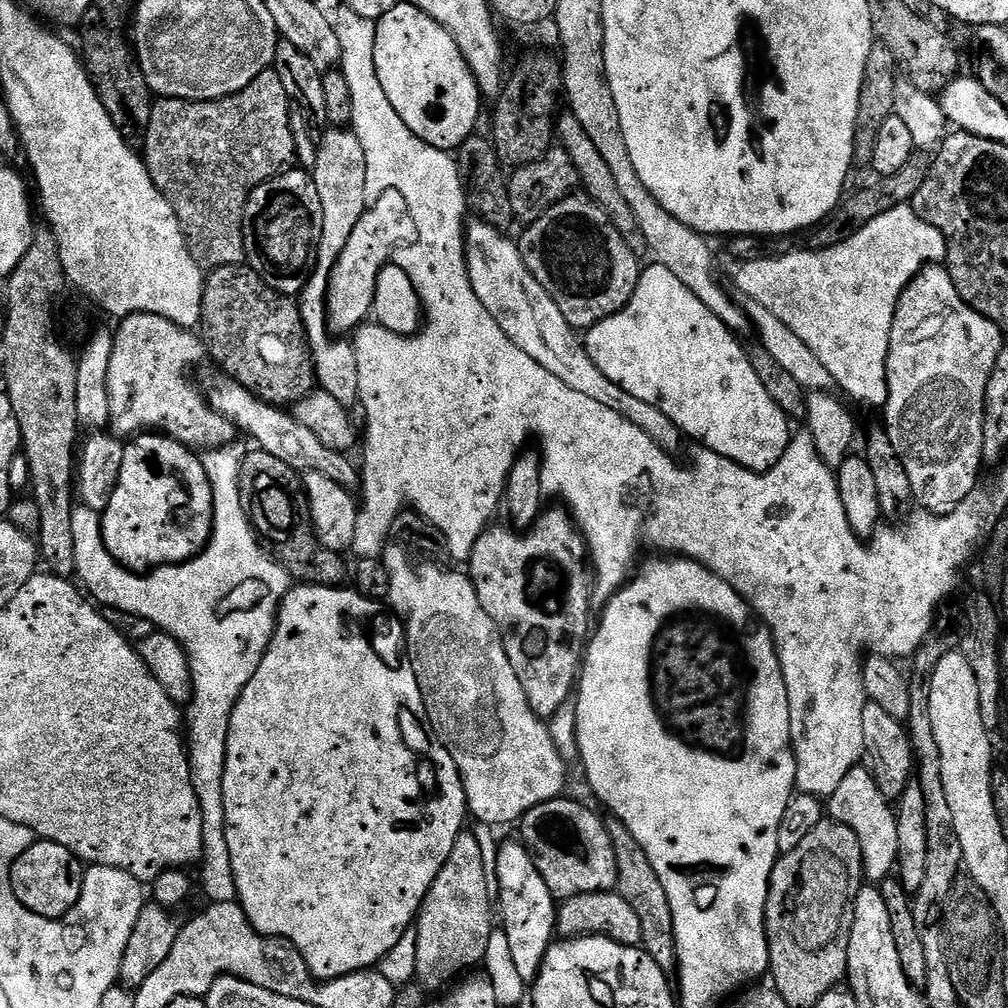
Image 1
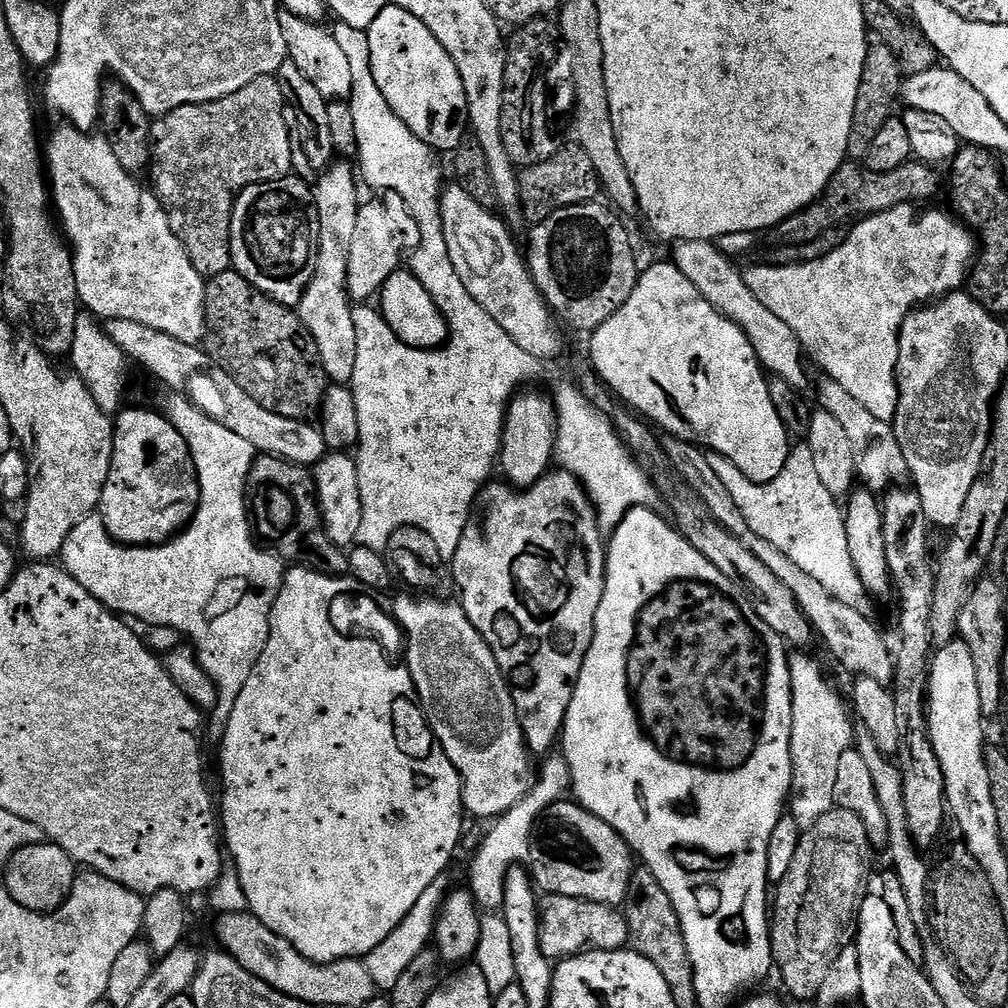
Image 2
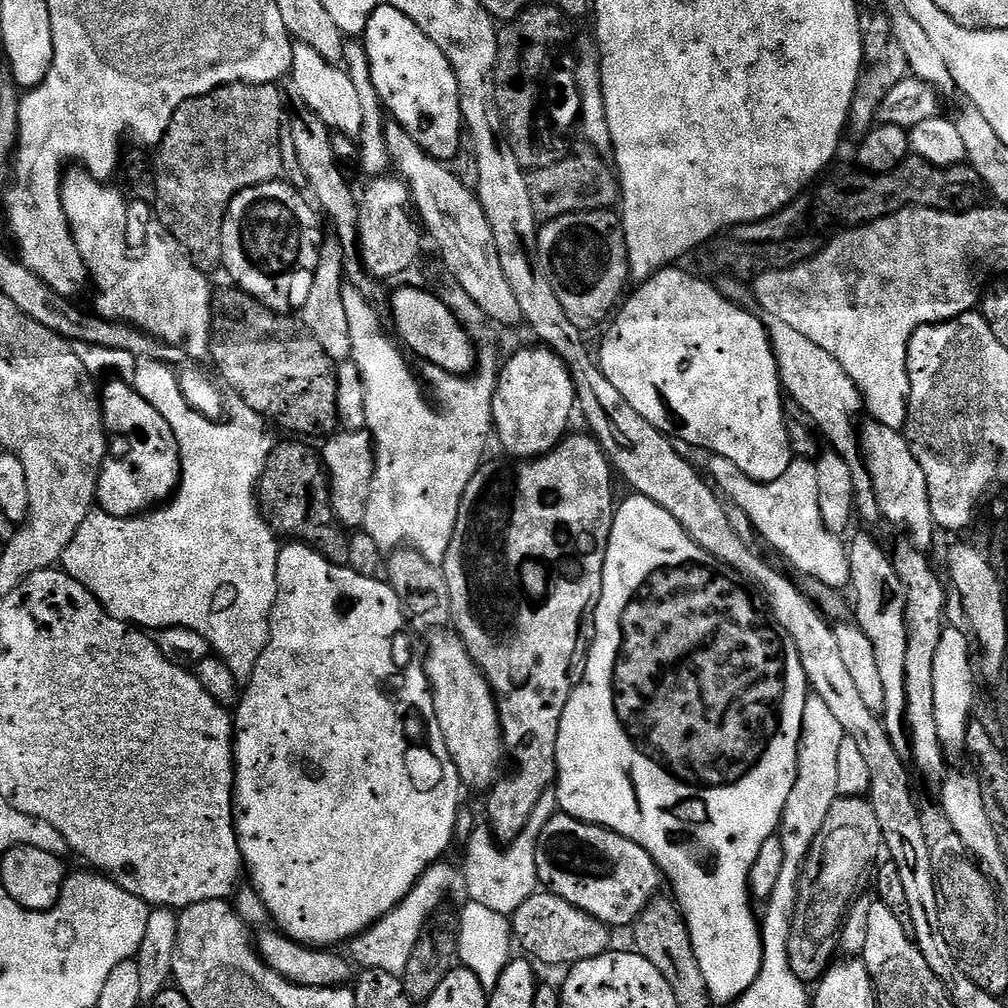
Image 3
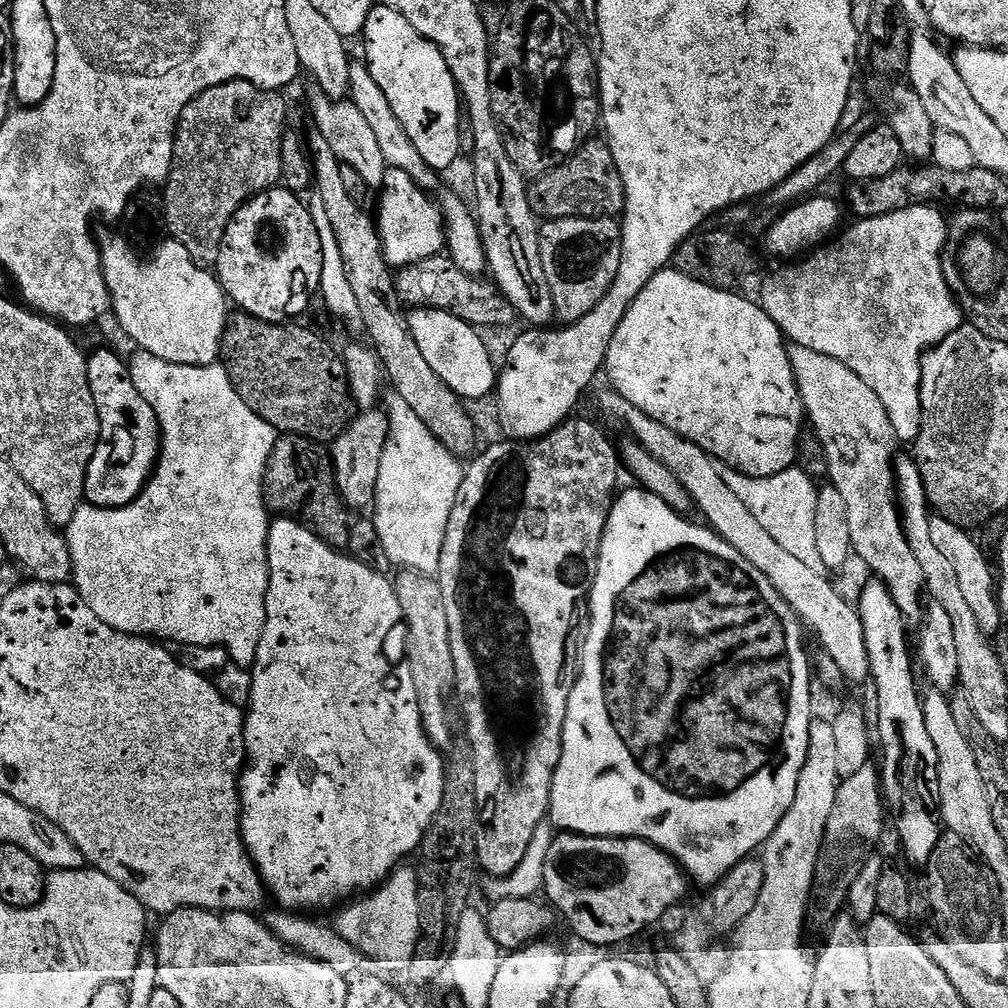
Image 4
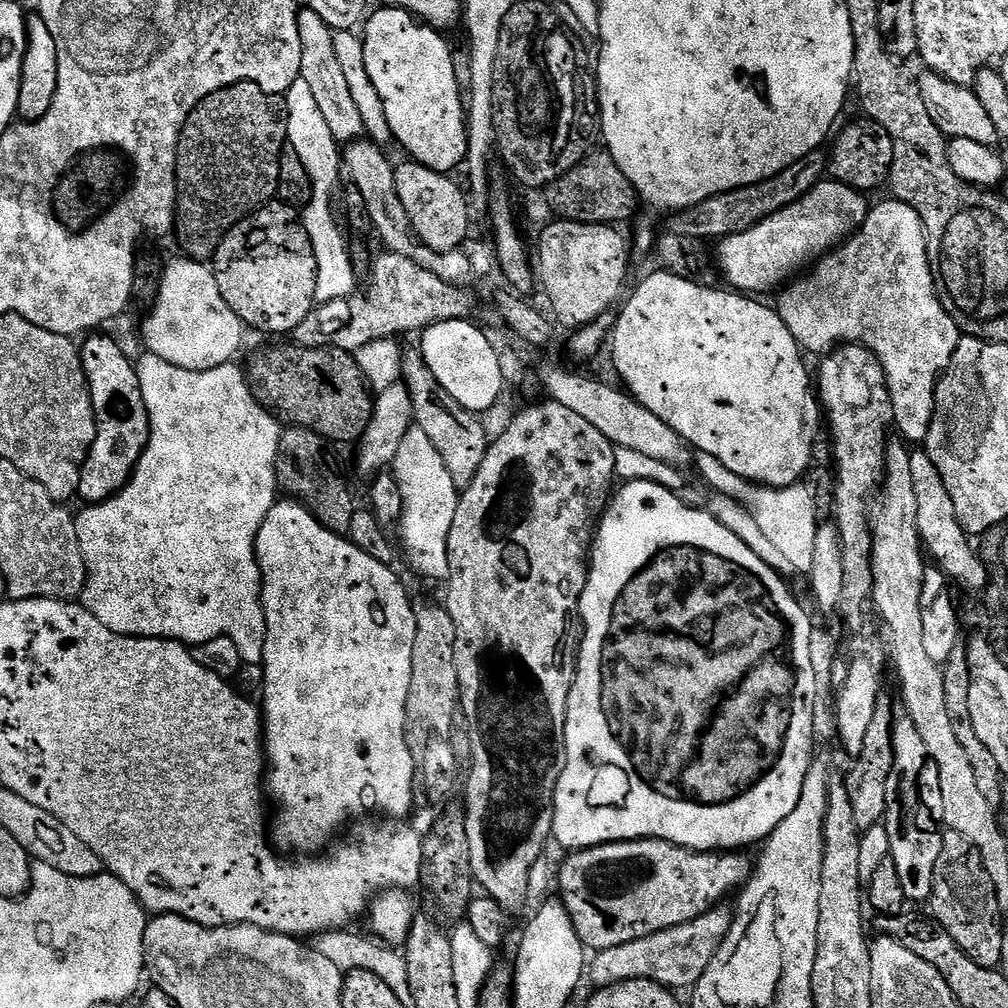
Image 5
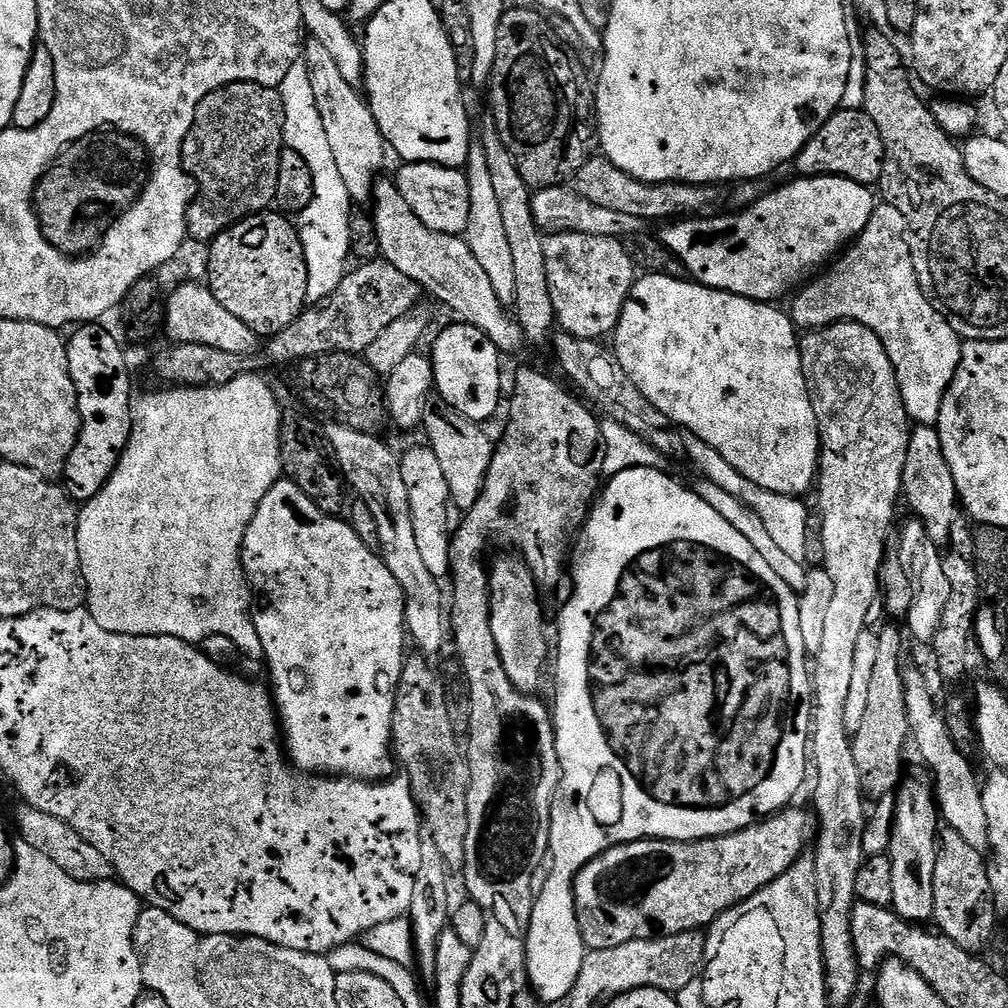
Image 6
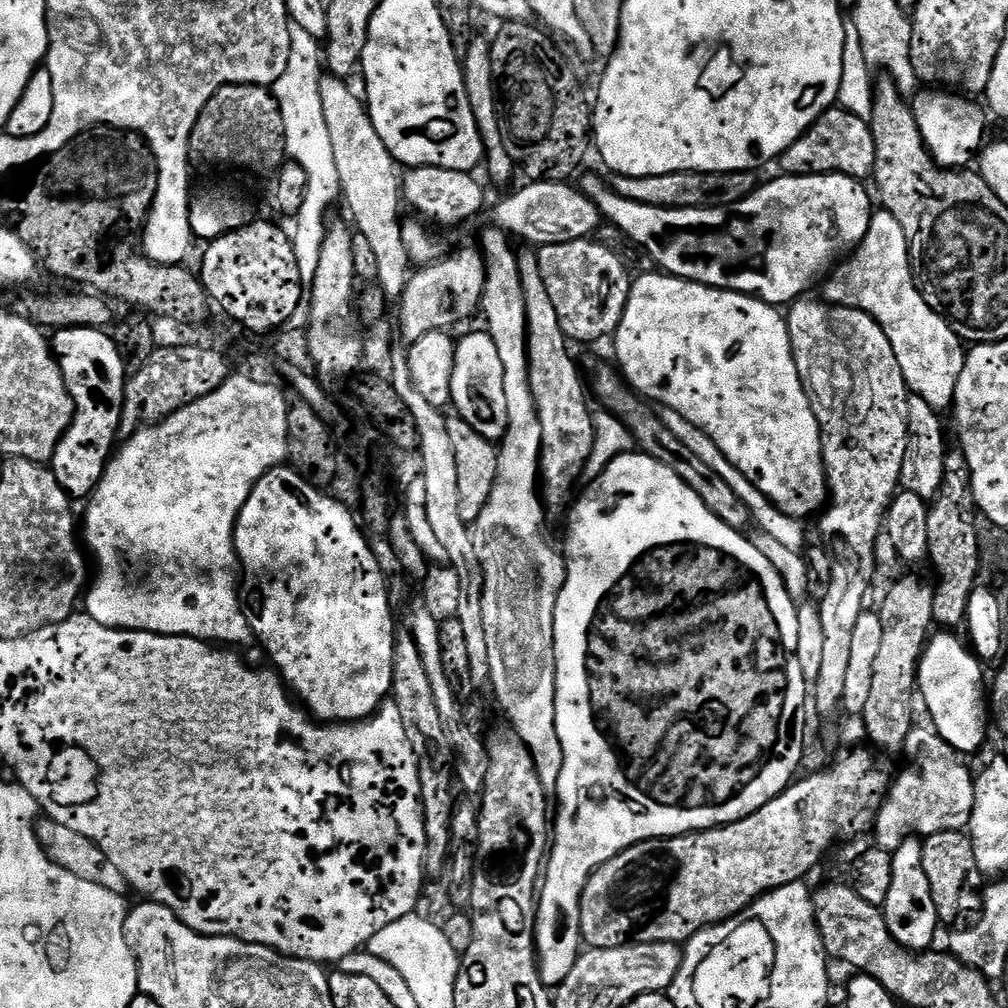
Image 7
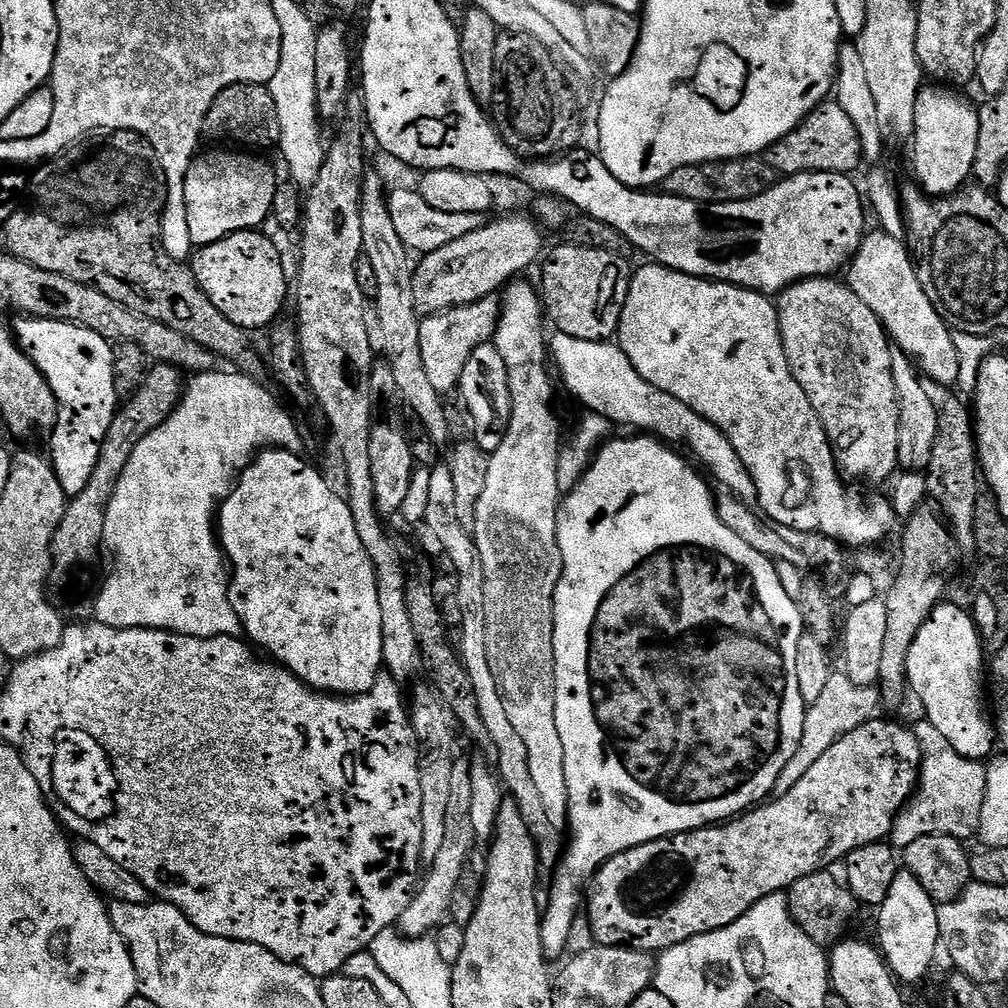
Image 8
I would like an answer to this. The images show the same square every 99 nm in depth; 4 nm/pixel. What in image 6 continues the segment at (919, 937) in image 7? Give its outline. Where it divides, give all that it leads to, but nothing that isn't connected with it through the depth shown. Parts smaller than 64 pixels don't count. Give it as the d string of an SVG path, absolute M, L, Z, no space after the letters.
M927 775L912 776L896 789L896 813L892 819L892 843L888 845L887 855L892 857L894 866L894 898L892 908L909 922L928 922L934 910L934 862L938 847L938 833L942 828L942 817L936 802L934 784Z

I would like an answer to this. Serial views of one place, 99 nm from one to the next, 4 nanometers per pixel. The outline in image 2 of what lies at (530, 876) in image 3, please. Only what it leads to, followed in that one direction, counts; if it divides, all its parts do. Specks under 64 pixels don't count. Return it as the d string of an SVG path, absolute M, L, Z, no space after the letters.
M553 750L543 757L538 775L532 788L509 812L495 821L496 824L484 836L476 857L472 860L472 869L468 872L468 884L477 905L484 910L500 910L504 907L506 874L511 868L523 865L530 854L530 838L536 820L552 804L565 799L572 791L572 775L563 751Z

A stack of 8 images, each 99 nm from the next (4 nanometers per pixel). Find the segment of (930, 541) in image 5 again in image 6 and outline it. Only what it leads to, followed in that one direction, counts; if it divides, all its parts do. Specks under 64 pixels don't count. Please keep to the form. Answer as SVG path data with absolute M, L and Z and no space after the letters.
M916 426L910 431L910 442L906 450L904 467L903 499L912 507L911 515L922 522L926 534L937 546L947 545L952 525L957 523L958 497L954 486L954 474L942 454L942 444L935 427Z

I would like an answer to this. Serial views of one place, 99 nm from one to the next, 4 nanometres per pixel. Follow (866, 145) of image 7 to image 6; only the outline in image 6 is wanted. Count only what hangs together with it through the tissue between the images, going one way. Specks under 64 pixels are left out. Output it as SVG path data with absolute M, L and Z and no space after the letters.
M841 107L806 142L806 146L796 155L794 168L801 177L805 176L841 176L859 184L879 185L884 165L884 147L882 134L874 126L874 118L859 108Z

